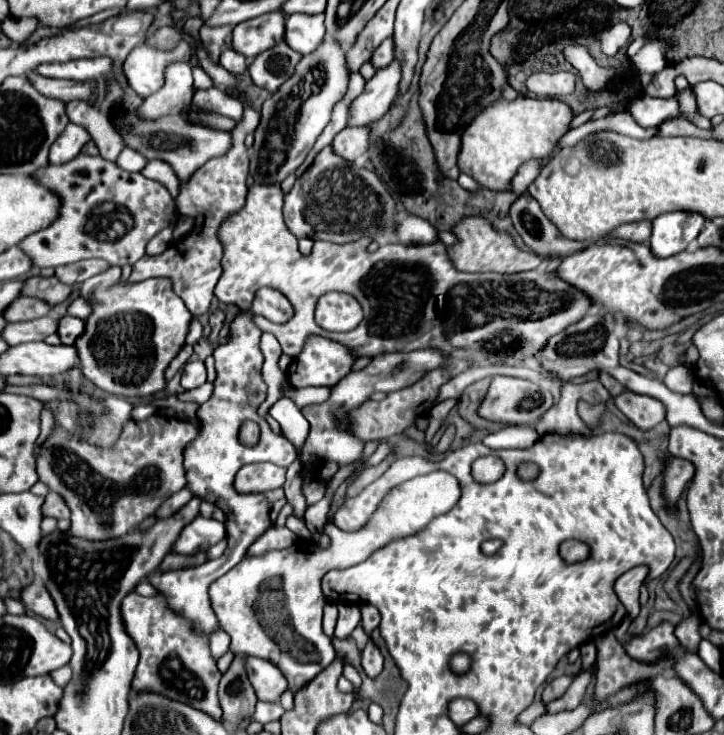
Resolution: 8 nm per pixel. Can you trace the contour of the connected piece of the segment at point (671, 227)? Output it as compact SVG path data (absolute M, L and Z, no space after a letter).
M675 211L671 215L661 215L653 223L653 233L649 239L651 253L657 259L677 255L687 249L687 245L699 235L705 219L701 215L687 215Z

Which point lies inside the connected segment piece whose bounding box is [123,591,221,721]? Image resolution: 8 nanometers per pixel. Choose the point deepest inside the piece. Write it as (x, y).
(175, 662)

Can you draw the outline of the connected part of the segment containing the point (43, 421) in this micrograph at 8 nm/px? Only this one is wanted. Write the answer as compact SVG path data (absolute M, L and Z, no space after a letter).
M43 408L40 415L40 435L38 437L38 442L36 445L35 454L38 453L38 448L43 441L46 441L49 438L49 435L53 432L55 423L54 423L54 415L51 411L46 408Z

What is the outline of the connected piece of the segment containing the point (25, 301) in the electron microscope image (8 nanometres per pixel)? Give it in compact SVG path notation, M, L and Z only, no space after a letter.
M19 297L15 303L11 303L11 307L7 307L3 317L11 323L13 321L31 321L31 319L45 317L49 311L51 311L51 305L37 297Z

